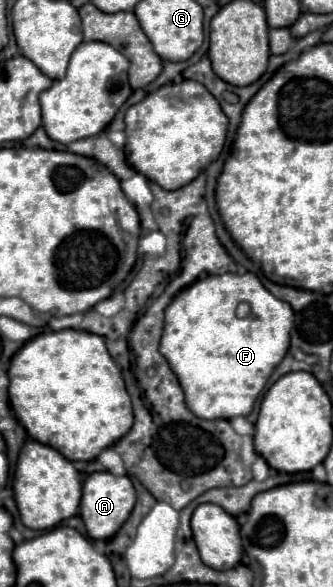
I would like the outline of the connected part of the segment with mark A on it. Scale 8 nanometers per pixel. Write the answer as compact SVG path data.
M98 471L86 477L82 501L80 501L80 515L84 519L88 537L92 539L110 539L128 519L132 507L136 503L136 491L128 477L118 477L110 471Z

